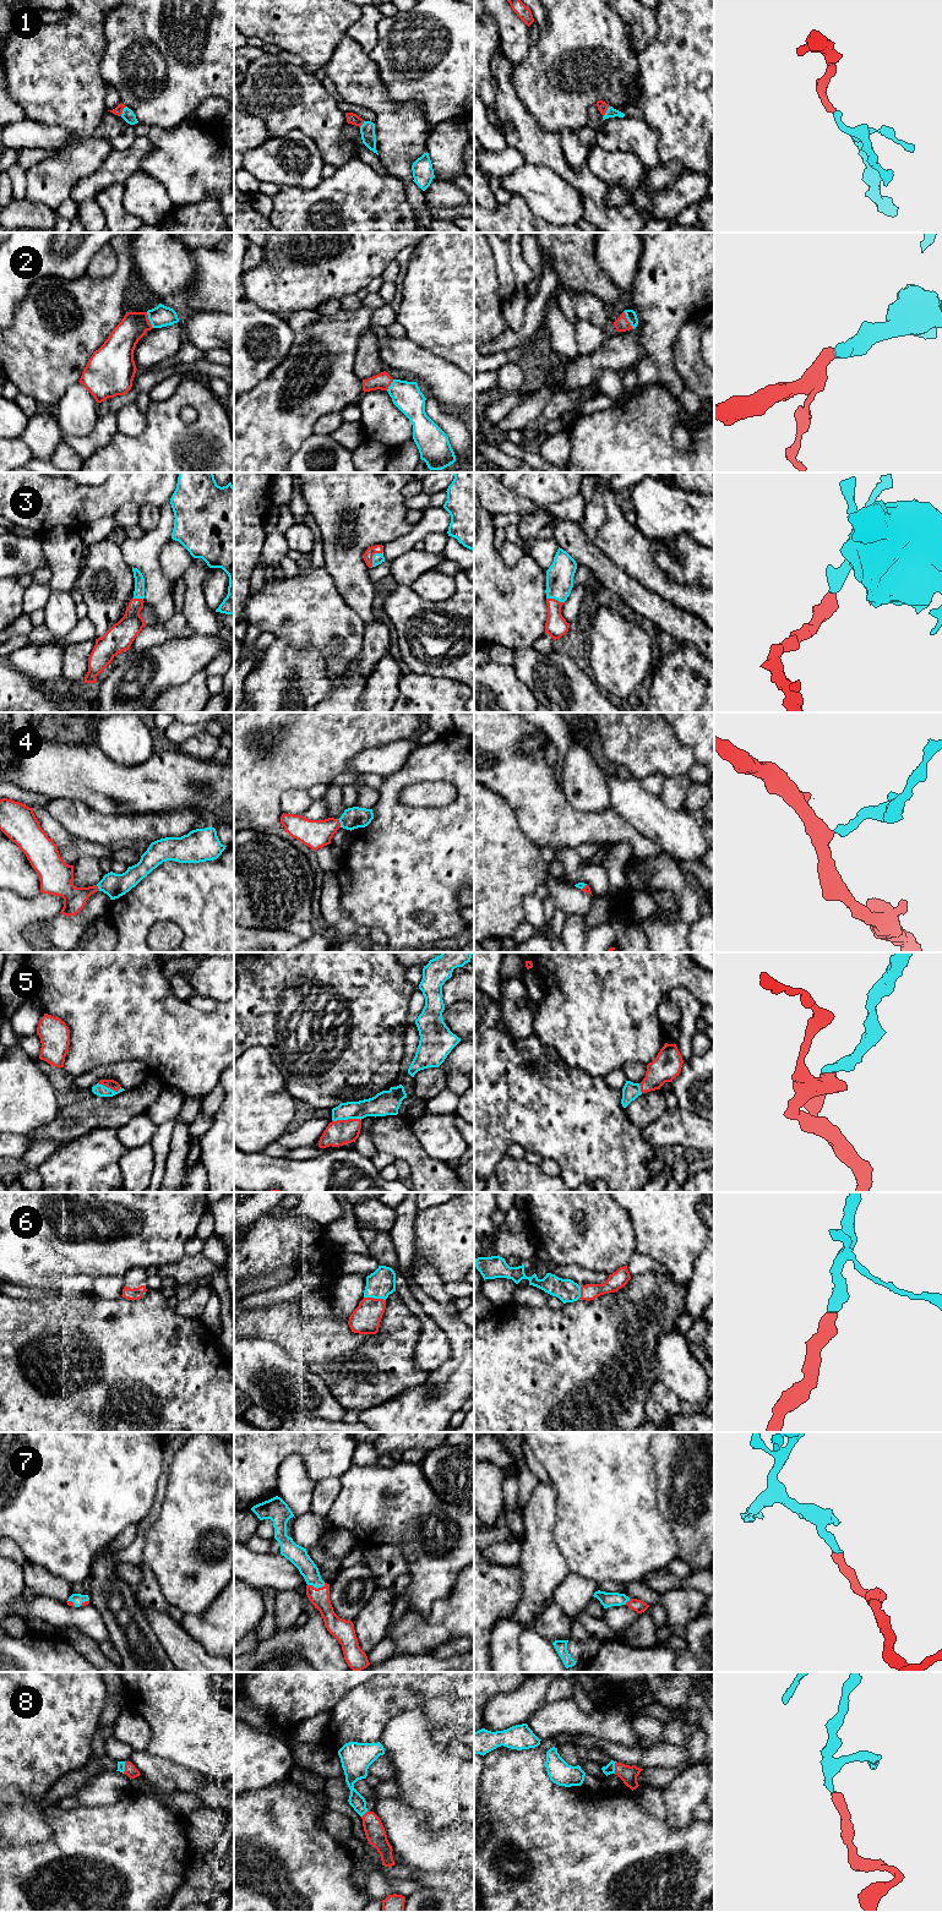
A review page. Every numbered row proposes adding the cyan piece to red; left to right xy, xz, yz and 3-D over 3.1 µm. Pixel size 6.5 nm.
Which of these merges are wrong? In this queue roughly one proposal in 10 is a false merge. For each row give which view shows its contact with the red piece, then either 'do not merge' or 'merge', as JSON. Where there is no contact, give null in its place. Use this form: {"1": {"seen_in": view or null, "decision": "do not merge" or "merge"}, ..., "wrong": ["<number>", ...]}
{"1": {"seen_in": "yz", "decision": "merge"}, "2": {"seen_in": "yz", "decision": "merge"}, "3": {"seen_in": "xz", "decision": "merge"}, "4": {"seen_in": "xz", "decision": "merge"}, "5": {"seen_in": "xz", "decision": "merge"}, "6": {"seen_in": "xz", "decision": "merge"}, "7": {"seen_in": "xz", "decision": "merge"}, "8": {"seen_in": "yz", "decision": "merge"}, "wrong": []}

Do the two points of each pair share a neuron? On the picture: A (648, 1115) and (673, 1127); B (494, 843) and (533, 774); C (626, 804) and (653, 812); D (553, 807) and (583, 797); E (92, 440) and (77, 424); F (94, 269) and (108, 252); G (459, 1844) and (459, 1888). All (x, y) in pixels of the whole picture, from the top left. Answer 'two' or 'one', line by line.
A: two
B: two
C: one
D: two
E: two
F: one
G: two

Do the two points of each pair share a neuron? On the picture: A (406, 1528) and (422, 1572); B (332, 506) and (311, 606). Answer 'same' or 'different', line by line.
A: same
B: different

